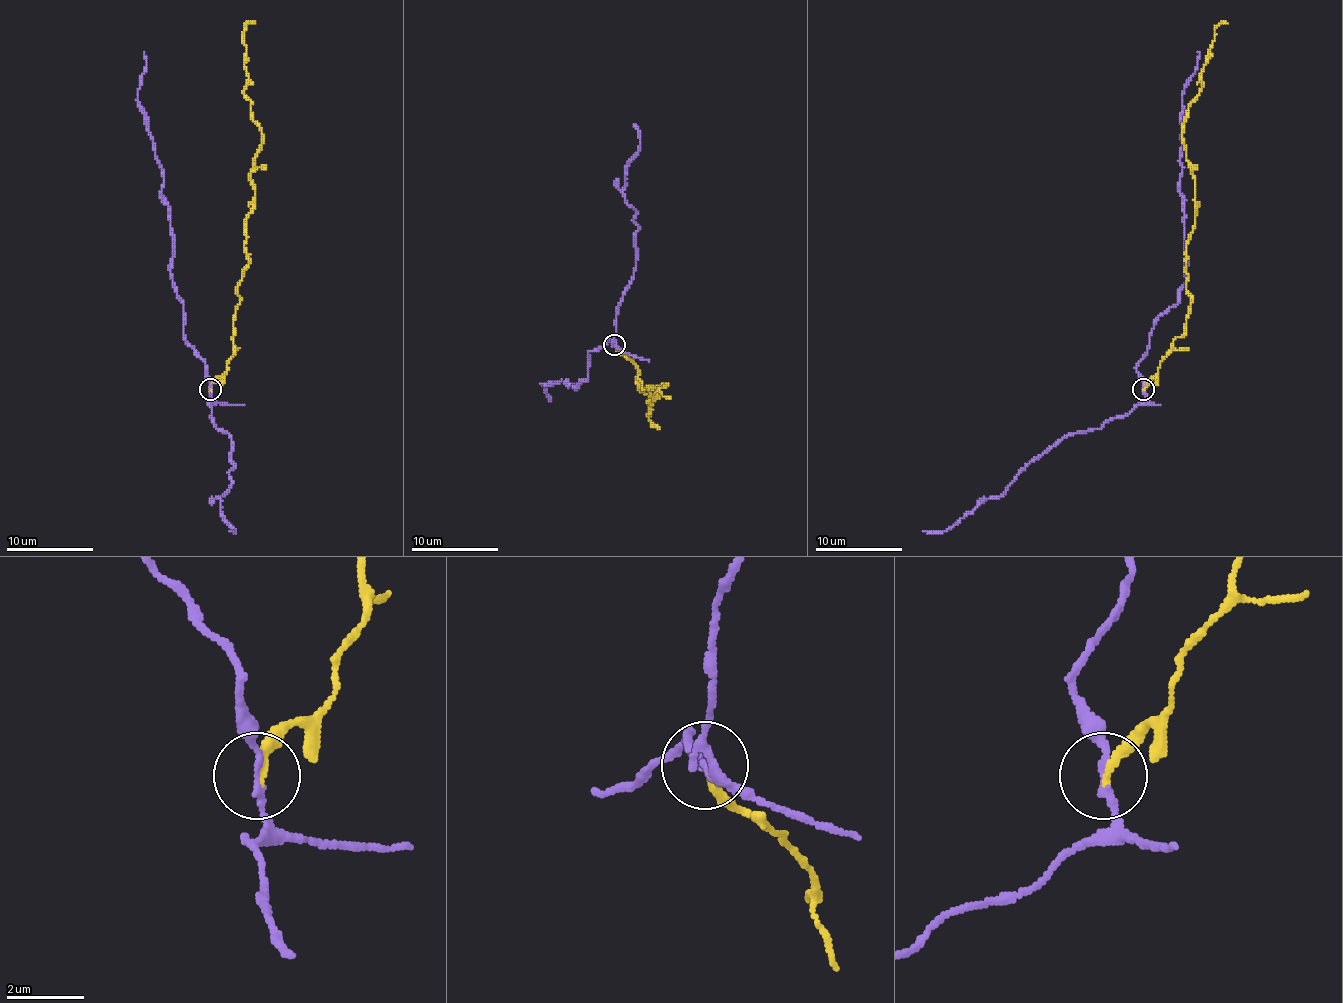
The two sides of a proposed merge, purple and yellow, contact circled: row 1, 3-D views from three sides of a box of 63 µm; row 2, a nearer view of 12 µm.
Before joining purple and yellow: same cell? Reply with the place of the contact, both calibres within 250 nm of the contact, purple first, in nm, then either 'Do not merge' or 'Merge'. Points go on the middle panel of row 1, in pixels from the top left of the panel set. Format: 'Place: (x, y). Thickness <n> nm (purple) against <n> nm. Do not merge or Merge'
Place: (614, 345). Thickness 160 nm (purple) against 240 nm. Do not merge

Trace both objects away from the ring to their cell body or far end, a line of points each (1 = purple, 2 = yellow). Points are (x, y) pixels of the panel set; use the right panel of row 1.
1: (1143, 389), (1136, 363), (1147, 350), (1151, 328), (1175, 304), (1186, 280), (1180, 193), (1182, 99), (1197, 52)
2: (1143, 389), (1184, 333), (1195, 180), (1182, 128), (1199, 93), (1214, 30), (1228, 23)

